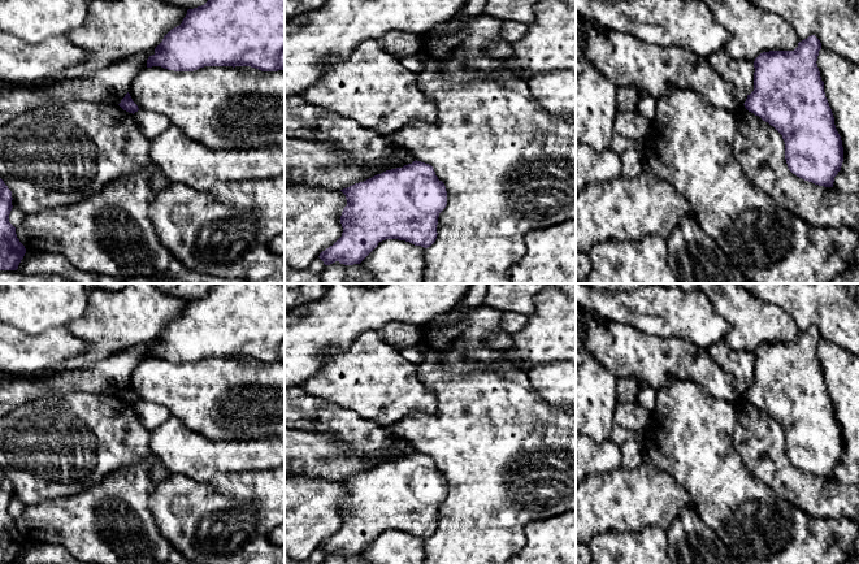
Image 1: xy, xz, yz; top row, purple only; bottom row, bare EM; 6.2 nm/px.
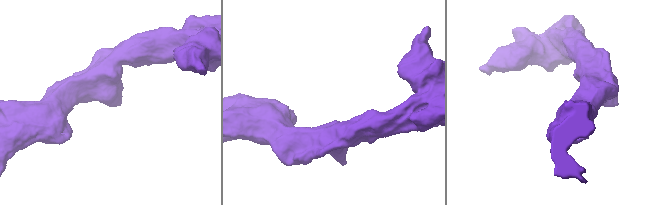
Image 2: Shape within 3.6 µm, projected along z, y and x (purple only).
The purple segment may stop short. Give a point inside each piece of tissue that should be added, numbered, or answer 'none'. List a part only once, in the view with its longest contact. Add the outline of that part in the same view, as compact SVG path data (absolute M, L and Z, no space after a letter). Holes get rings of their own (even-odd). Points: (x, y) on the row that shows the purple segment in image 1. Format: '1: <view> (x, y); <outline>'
none

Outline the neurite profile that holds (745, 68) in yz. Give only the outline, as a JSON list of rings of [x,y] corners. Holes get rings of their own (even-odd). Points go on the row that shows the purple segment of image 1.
[[[724,49],[715,52],[708,57],[713,70],[728,83],[730,83],[741,105],[754,91],[754,61],[747,58],[733,60]]]

